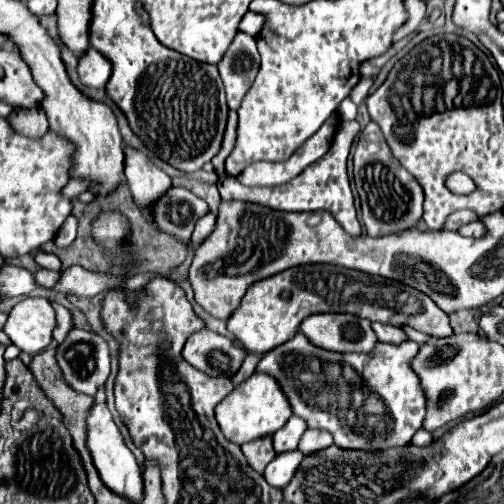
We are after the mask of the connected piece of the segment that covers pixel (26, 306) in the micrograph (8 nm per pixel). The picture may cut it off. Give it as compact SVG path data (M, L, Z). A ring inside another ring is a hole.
M23 298L13 306L3 332L9 340L27 354L39 354L51 342L55 328L55 312L47 298Z

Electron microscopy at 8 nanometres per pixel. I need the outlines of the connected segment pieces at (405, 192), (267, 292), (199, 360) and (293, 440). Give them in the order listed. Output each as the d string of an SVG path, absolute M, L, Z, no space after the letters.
M369 122L359 134L353 154L353 180L361 198L361 218L369 236L387 236L415 228L423 216L423 188L397 162L375 122Z
M331 264L287 268L277 276L257 280L257 284L251 284L249 292L245 292L237 312L233 312L233 316L227 320L227 330L249 352L261 356L289 340L299 330L301 320L317 312L347 312L371 322L385 322L393 326L407 324L431 338L453 334L447 314L423 292L397 280L387 280Z
M199 330L189 336L183 358L209 376L233 376L243 364L245 352L217 332Z
M291 416L291 418L289 418L289 424L285 424L285 428L281 428L281 432L275 432L275 434L273 434L273 450L275 450L277 454L297 450L299 438L301 438L301 434L303 434L305 430L307 430L305 420L299 418L299 416Z

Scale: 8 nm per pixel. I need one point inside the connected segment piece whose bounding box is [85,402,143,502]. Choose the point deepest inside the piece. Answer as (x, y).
(118, 468)

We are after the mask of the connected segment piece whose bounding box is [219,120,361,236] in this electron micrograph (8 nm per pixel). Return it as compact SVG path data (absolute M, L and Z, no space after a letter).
M341 121L335 133L335 140L329 148L329 152L305 168L299 176L293 180L281 184L281 186L271 186L271 188L261 188L261 186L243 186L235 176L225 176L219 182L219 194L223 200L247 200L247 202L257 202L263 206L269 206L273 210L286 212L312 212L316 210L327 210L331 212L337 222L349 232L351 236L361 236L361 224L357 222L355 206L353 206L353 194L349 188L349 176L345 162L353 145L353 138L360 132L360 125L357 121Z

